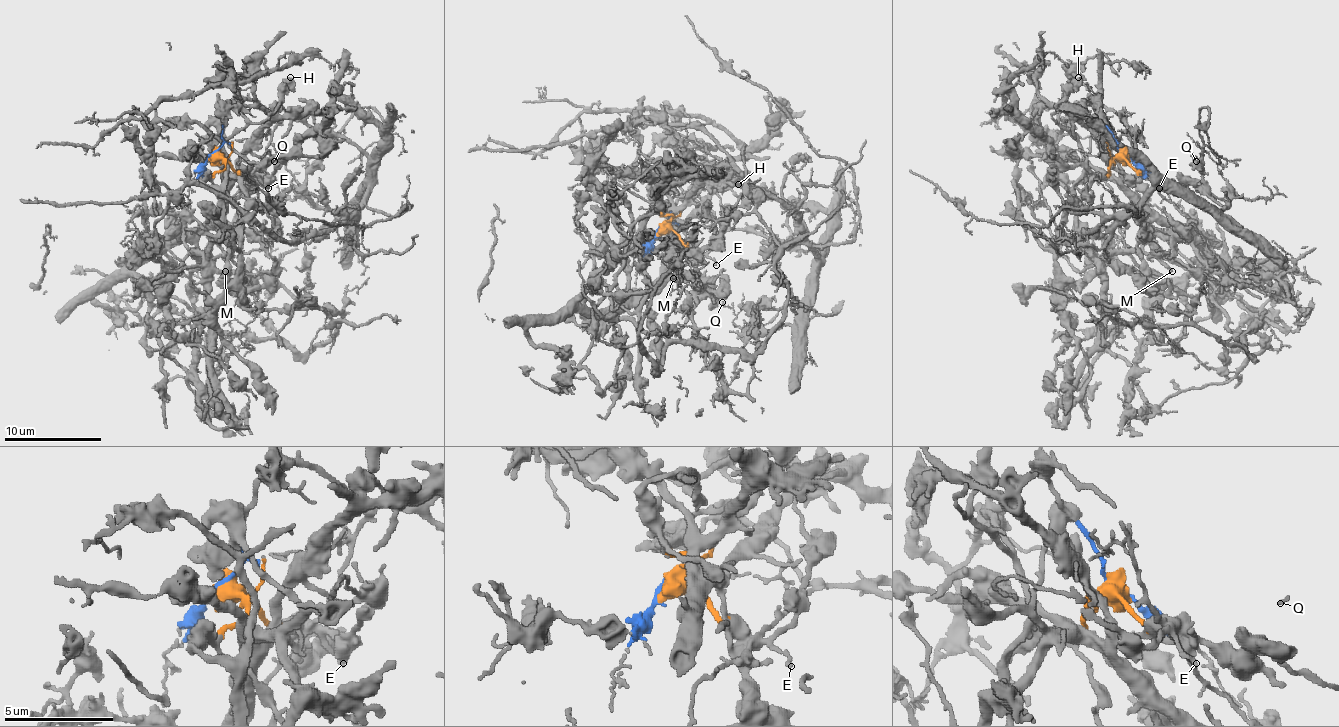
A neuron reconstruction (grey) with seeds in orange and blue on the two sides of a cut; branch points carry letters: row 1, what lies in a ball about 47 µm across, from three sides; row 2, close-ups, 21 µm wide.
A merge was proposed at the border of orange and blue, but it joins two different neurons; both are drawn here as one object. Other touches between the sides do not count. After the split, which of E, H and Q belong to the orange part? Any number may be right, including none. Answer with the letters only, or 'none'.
E, H

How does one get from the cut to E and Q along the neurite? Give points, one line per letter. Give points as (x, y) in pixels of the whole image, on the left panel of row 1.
E: (212, 155), (222, 157), (237, 172), (254, 174), (268, 189)
Q: (212, 155), (227, 113), (259, 101), (339, 133), (366, 186), (315, 206), (273, 162)

